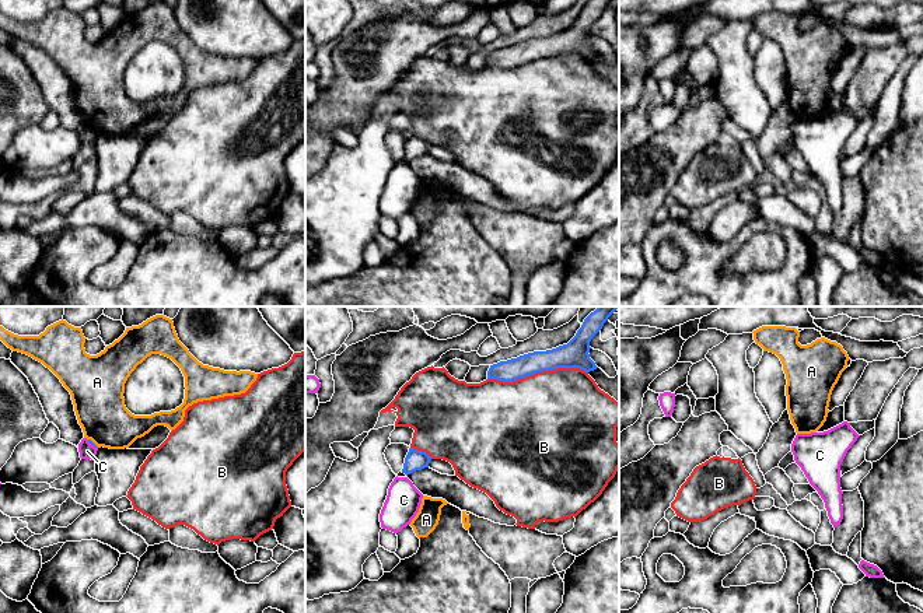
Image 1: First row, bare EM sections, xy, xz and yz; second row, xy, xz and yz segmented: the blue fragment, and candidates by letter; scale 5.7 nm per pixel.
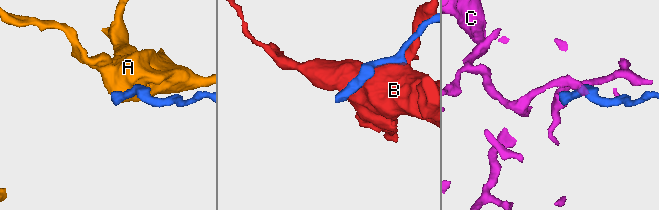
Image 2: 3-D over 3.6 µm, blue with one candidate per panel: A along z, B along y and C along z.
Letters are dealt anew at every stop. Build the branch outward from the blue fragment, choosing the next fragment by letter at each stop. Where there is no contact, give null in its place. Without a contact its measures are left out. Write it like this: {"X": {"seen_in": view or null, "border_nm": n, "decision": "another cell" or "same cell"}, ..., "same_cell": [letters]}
{"A": {"seen_in": "xy", "border_nm": 80, "decision": "another cell"}, "B": {"seen_in": "xz", "border_nm": 600, "decision": "another cell"}, "C": {"seen_in": "xy", "border_nm": 80, "decision": "another cell"}, "same_cell": []}

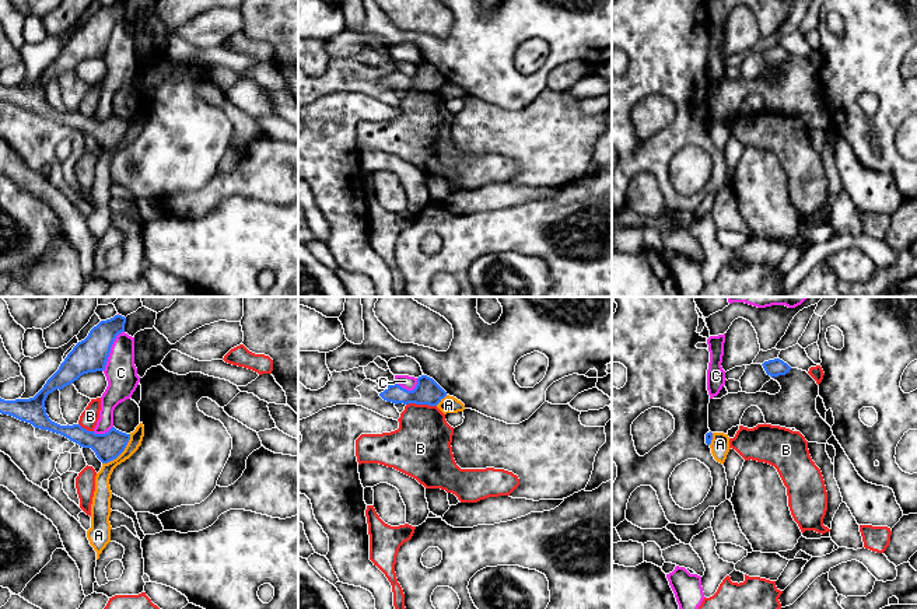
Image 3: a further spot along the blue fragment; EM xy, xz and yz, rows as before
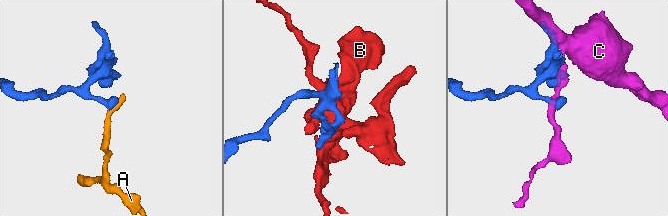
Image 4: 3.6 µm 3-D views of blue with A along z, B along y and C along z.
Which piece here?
{"A": {"seen_in": "xy", "border_nm": 240, "decision": "another cell"}, "B": {"seen_in": "xz", "border_nm": 180, "decision": "another cell"}, "C": {"seen_in": "xy", "border_nm": 260, "decision": "another cell"}, "same_cell": []}

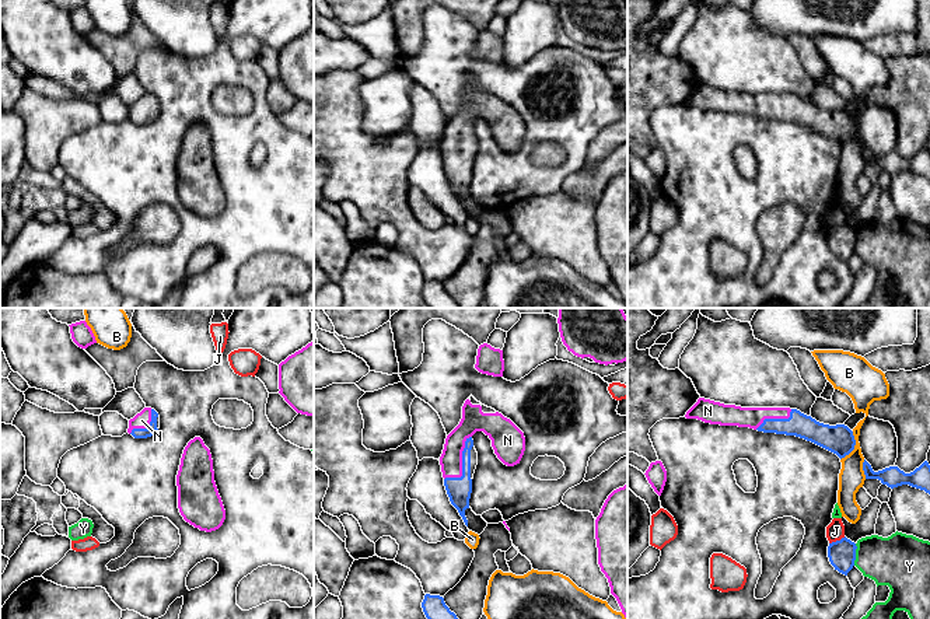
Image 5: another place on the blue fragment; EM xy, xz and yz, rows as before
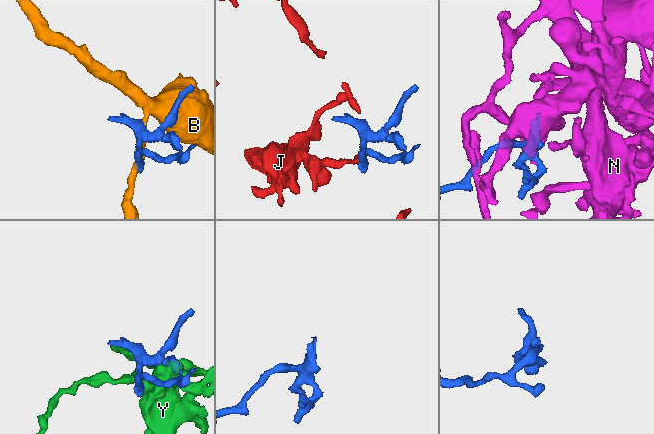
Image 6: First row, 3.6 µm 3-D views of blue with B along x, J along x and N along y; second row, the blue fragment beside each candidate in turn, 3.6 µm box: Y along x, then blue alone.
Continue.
{"B": {"seen_in": "yz", "border_nm": 180, "decision": "another cell"}, "J": {"seen_in": "yz", "border_nm": 100, "decision": "another cell"}, "N": {"seen_in": "xz", "border_nm": 300, "decision": "same cell"}, "Y": {"seen_in": "yz", "border_nm": 130, "decision": "another cell"}, "same_cell": ["N"]}

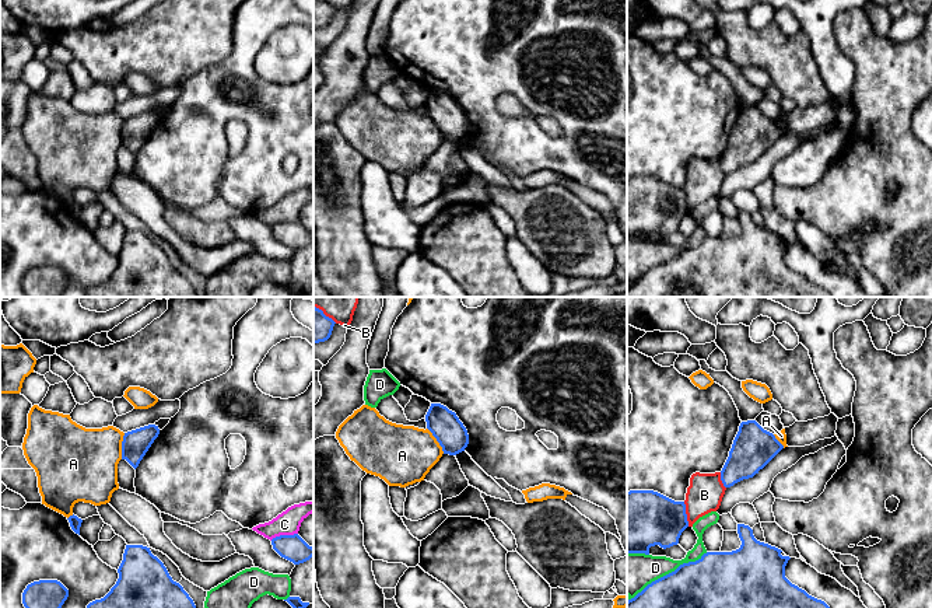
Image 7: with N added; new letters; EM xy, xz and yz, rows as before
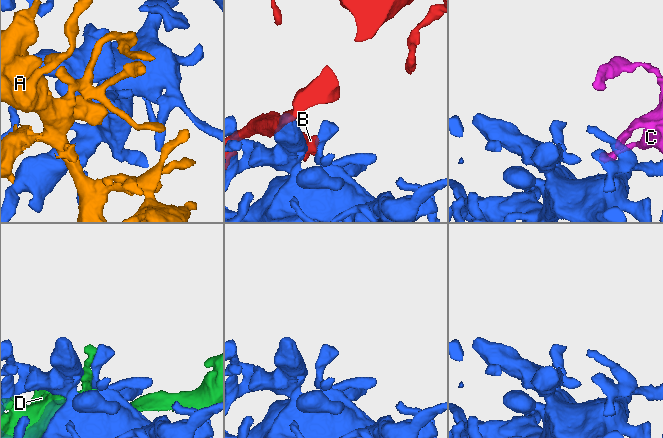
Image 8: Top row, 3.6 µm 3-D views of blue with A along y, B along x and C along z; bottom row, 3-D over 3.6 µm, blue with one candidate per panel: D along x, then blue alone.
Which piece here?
{"A": {"seen_in": "xy", "border_nm": 150, "decision": "same cell"}, "B": {"seen_in": "yz", "border_nm": 150, "decision": "another cell"}, "C": {"seen_in": "xy", "border_nm": 170, "decision": "another cell"}, "D": {"seen_in": "yz", "border_nm": 550, "decision": "another cell"}, "same_cell": ["A"]}

